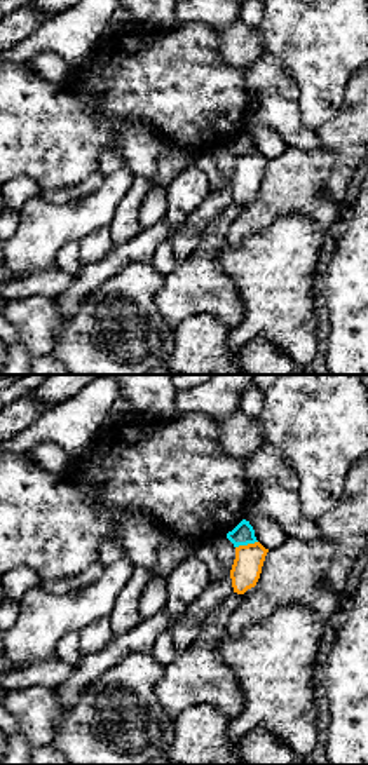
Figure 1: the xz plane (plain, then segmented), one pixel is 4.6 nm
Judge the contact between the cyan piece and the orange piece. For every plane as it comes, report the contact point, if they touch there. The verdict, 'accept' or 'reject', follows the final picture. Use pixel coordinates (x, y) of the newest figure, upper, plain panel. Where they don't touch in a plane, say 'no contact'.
contact (246, 154)

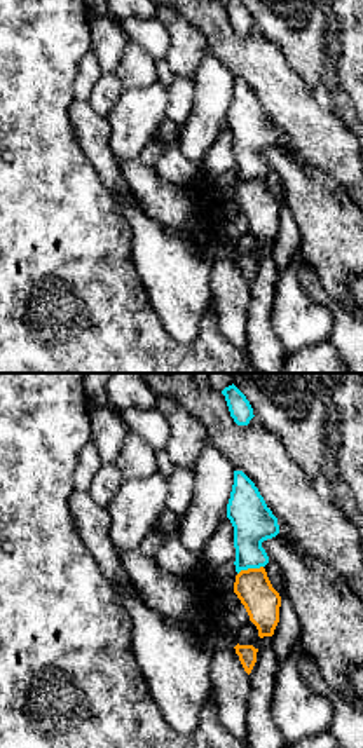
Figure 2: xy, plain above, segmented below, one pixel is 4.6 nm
contact (250, 176)

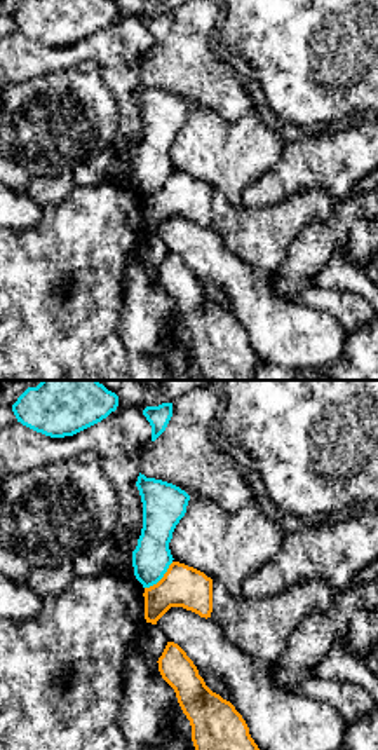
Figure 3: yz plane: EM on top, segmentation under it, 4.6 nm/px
contact (161, 187)

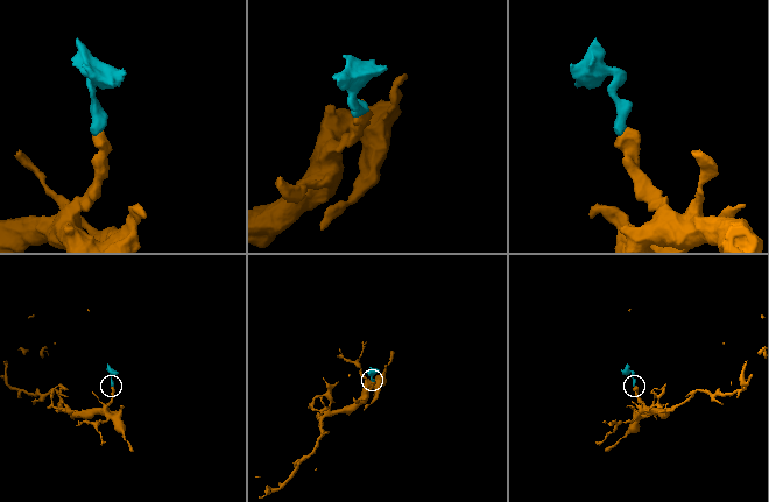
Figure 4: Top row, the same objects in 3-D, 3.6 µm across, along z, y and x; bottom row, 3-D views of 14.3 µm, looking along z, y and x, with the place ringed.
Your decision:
reject

